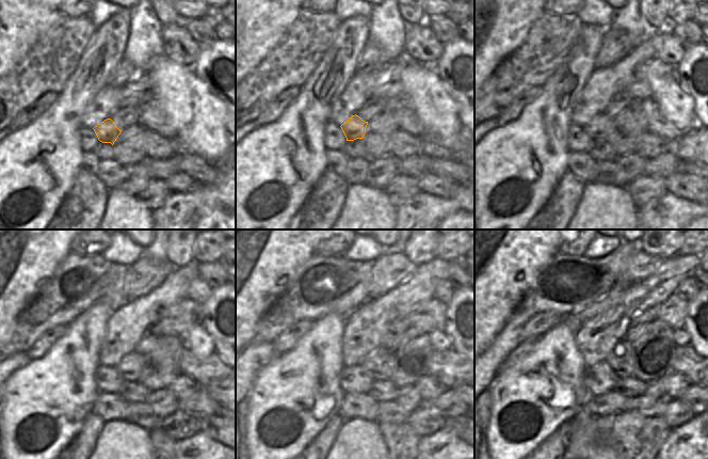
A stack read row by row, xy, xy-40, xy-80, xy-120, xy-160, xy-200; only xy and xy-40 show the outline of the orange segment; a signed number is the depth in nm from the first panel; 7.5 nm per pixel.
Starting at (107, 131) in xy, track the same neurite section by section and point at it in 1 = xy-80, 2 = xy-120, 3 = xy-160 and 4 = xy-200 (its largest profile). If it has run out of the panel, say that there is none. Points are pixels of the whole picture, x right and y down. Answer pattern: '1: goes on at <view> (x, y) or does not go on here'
1: goes on at xy-80 (601, 126)
2: goes on at xy-120 (131, 367)
3: goes on at xy-160 (379, 361)
4: goes on at xy-200 (624, 355)

